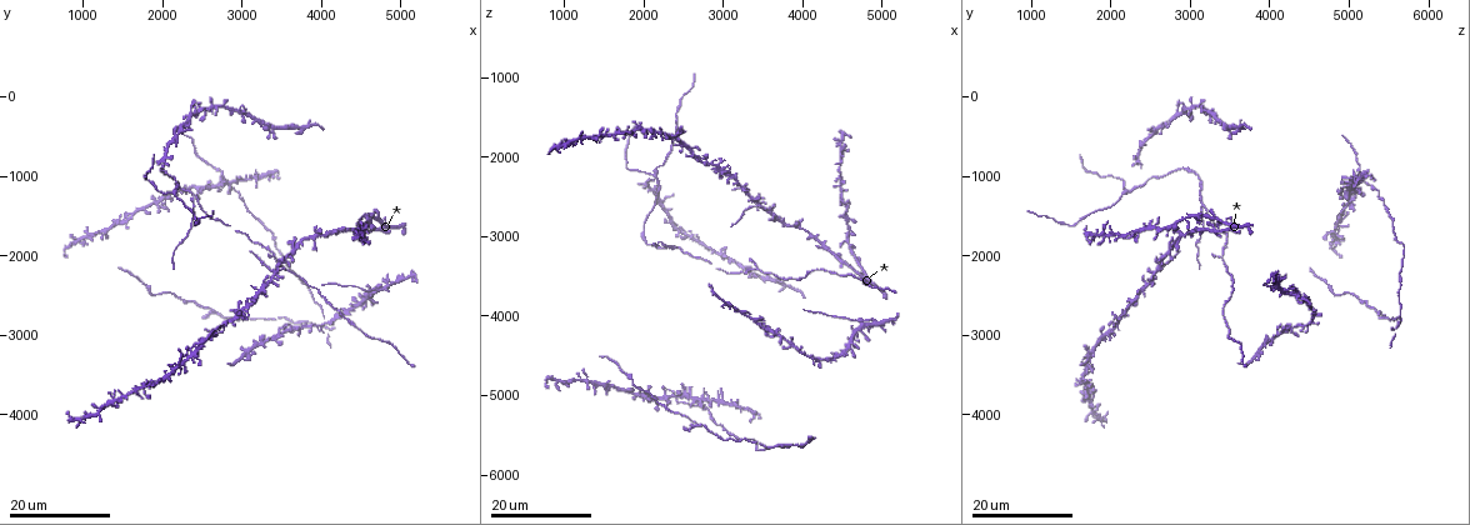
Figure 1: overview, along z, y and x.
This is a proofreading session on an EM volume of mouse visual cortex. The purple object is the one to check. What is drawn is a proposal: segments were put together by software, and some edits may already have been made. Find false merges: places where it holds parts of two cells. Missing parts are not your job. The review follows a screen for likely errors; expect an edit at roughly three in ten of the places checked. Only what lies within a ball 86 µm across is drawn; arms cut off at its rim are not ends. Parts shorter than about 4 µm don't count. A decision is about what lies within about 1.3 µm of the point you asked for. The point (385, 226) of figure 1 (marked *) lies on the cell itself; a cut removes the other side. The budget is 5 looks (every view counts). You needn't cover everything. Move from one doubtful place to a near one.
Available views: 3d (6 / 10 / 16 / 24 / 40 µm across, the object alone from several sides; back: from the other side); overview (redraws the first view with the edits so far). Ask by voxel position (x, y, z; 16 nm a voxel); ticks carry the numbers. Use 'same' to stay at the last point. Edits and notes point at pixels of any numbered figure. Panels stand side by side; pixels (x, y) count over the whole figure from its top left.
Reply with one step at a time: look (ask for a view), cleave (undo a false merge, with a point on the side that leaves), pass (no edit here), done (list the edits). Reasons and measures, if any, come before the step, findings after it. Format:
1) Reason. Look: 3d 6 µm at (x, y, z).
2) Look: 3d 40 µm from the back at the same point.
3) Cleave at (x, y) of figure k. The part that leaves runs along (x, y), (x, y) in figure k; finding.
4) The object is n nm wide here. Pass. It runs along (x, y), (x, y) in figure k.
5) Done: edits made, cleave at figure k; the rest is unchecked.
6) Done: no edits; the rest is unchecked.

Small branch off a trunk. Look: 3d 24 µm at (4700, 2400, 4100).

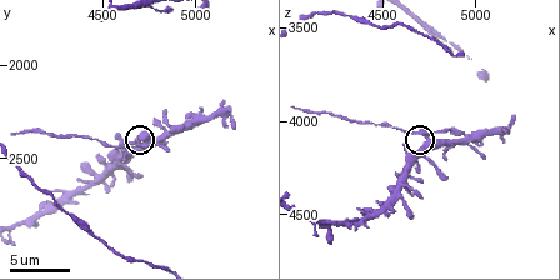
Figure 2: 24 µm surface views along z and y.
Closer look. Look: 3d 6 µm at (4740, 2400, 4100).

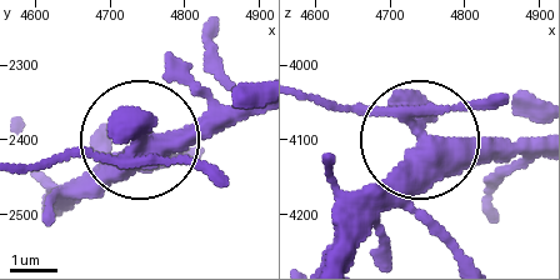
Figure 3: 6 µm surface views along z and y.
5 arms meet here. Cleave at (54, 154) of figure 3. A second cell is stuck on.

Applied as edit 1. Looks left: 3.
Calibre changes. Look: 3d 16 µm at (3700, 2900, 4250).

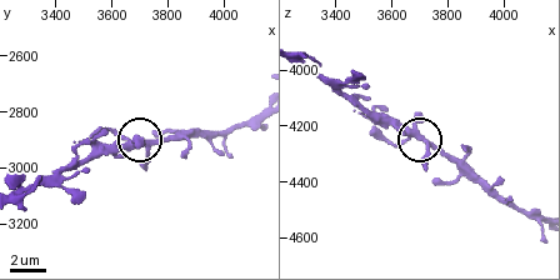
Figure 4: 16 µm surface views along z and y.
Look: 3d 6 µm at the same point.

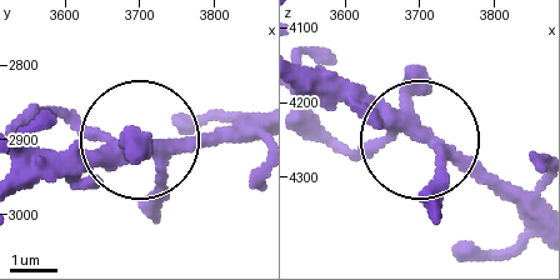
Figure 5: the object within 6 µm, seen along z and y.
4 arms meet here. Pass. All the same cell.

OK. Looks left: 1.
Done: edits made, cleave at figure 3; the rest is unchecked.

